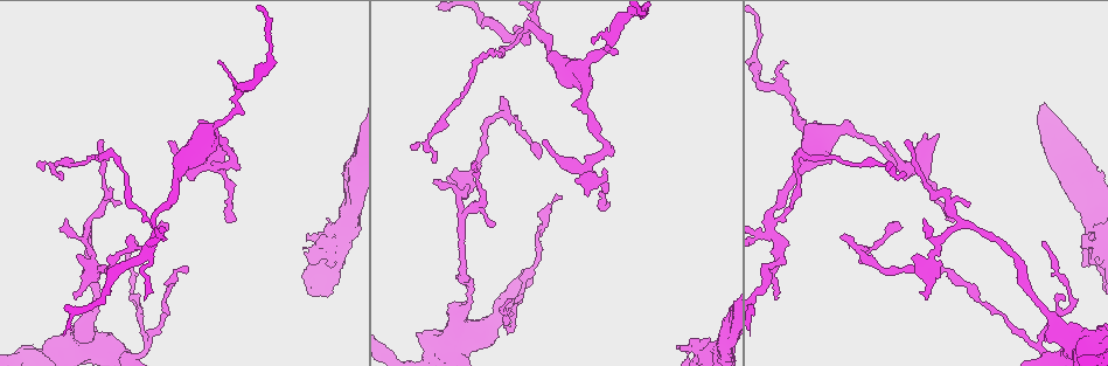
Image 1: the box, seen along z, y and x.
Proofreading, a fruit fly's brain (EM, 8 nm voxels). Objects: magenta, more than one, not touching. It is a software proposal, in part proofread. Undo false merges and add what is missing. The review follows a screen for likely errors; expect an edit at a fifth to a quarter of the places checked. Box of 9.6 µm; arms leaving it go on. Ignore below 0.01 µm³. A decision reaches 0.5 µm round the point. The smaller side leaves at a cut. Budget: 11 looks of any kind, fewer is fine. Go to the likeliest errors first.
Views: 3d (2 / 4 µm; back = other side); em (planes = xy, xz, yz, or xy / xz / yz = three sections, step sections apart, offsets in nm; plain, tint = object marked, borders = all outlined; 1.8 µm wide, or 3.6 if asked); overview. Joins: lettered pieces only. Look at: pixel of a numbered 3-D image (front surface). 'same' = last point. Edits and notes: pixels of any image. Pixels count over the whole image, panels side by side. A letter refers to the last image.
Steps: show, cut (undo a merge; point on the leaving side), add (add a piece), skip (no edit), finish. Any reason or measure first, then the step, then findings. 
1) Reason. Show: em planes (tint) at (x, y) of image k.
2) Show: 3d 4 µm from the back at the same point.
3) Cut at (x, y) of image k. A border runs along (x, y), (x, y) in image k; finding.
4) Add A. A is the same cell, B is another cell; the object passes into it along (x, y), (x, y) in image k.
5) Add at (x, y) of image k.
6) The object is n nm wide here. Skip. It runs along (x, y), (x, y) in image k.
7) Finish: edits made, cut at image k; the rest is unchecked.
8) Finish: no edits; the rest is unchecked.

Branch point. Show: 3d 4 µm at (857, 250) of image 1.

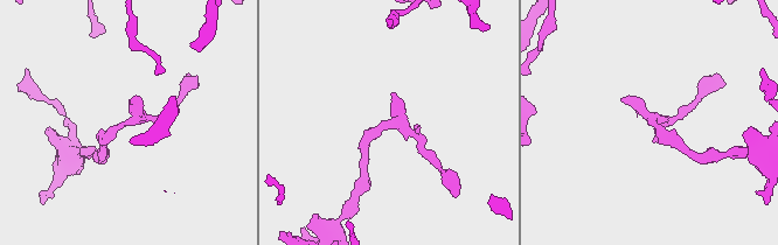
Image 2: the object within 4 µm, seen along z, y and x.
Now the EM. Show: em xz step 16 (borders) at (648, 117) of image 2.

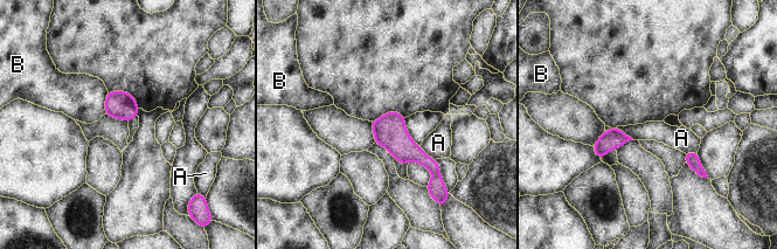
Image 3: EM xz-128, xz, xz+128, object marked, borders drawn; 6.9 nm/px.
Show: em planes (borders) at the same point.

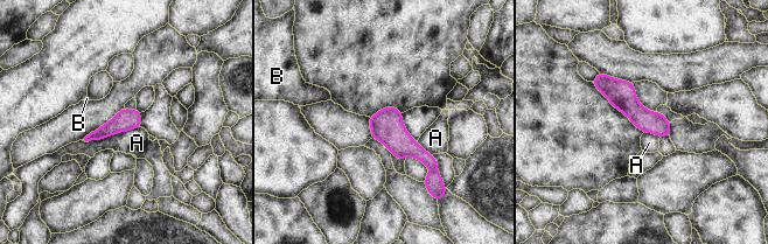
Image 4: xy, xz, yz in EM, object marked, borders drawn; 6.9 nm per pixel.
Skip. A and B are other cells; it runs along (598, 78), (667, 133) in image 4; all the same cell.

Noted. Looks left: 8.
Tapers out. Show: em planes (borders) at (562, 195) of image 1.

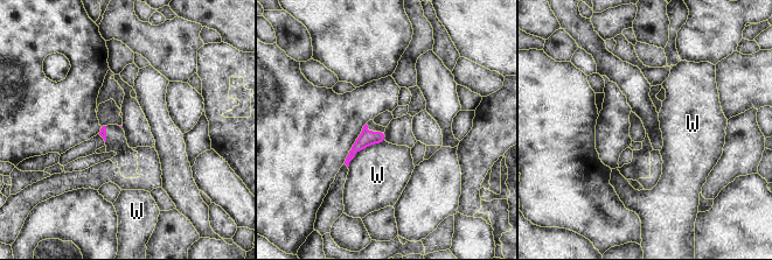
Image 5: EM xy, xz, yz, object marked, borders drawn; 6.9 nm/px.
The longest contact is with W, 320 nm. Skip. W is another cell; a border runs along (386, 141), (360, 149), (348, 167) in image 5; none of them fits.

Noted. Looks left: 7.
Show: em planes (plain) at (146, 298) of image 1.

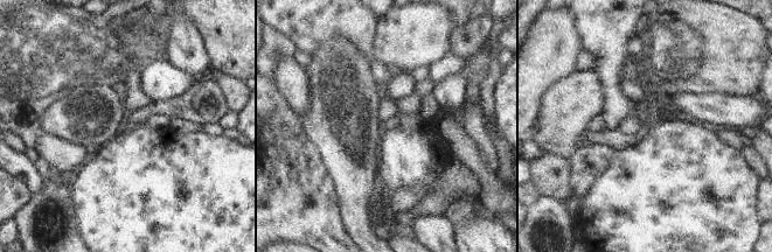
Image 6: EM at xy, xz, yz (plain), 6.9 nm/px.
See the neighbours. Show: em planes (borders) at the same point.

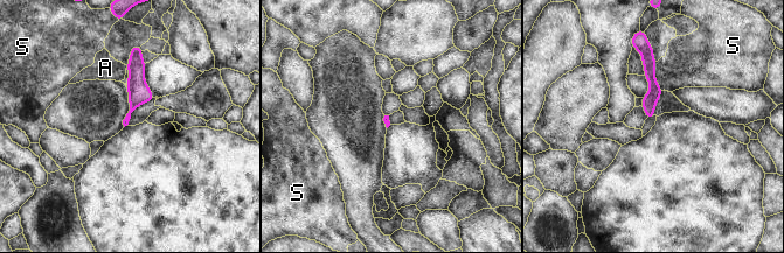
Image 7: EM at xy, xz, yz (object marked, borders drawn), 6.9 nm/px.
The longest contact is with S, 200 nm. Skip. A and S are other cells; a border runs along (656, 62), (656, 82), (663, 90) in image 7; no lettered piece goes on from it.

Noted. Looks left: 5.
Four or more arms meet. Show: 3d 2 µm at (217, 164) of image 1.

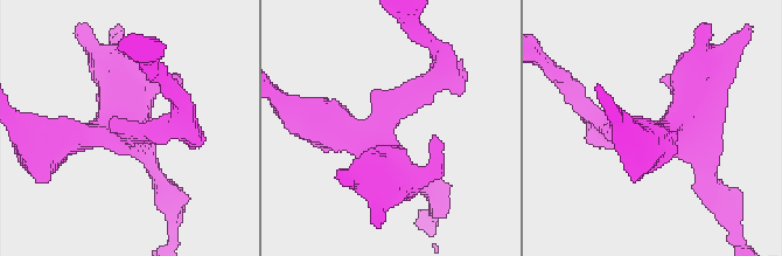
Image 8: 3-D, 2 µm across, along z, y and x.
Show: em planes (borders) at (687, 123) of image 8.

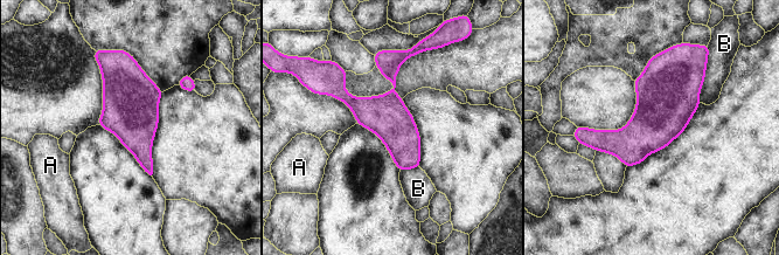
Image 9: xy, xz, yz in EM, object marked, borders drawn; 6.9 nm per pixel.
The longest contact is with B, 240 nm. Skip. A and B are other cells; a border runs along (707, 68), (698, 102) in image 9; all the same cell.

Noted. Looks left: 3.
Thick turns thin. Show: 3d 4 µm at (927, 271) of image 1.

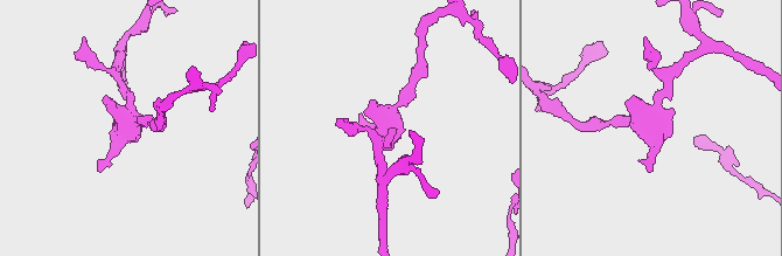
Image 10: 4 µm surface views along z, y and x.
Show: em planes (borders) at (654, 123) of image 10.

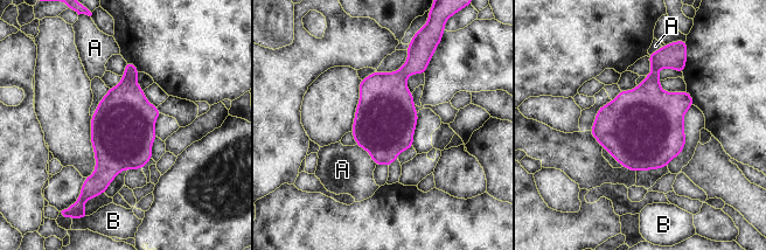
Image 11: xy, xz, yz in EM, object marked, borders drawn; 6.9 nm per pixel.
The object is 420 nm wide here. Skip. A and B are other cells; a border runs along (356, 144), (369, 154), (375, 166) in image 11; one cell here.

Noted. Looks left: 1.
Finish: no edits; the rest is unchecked.

